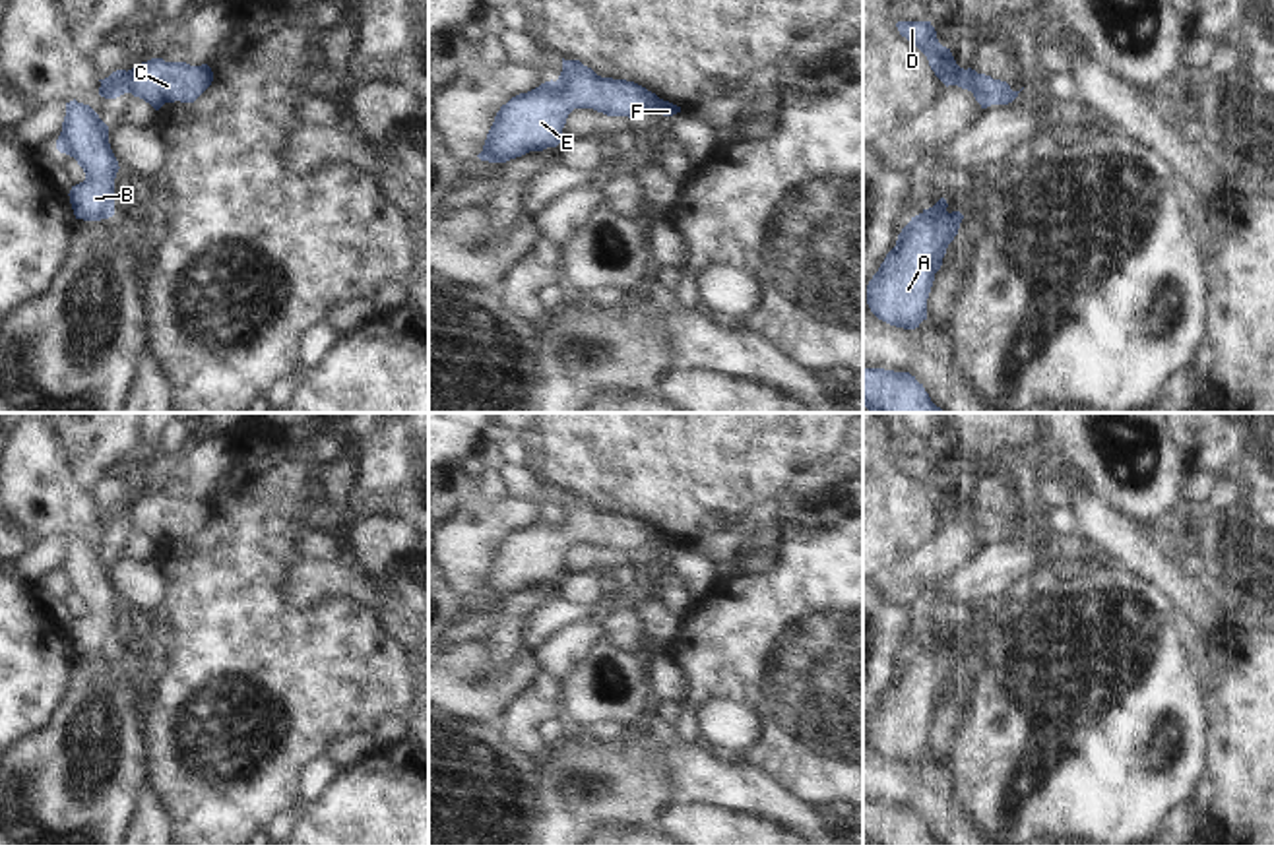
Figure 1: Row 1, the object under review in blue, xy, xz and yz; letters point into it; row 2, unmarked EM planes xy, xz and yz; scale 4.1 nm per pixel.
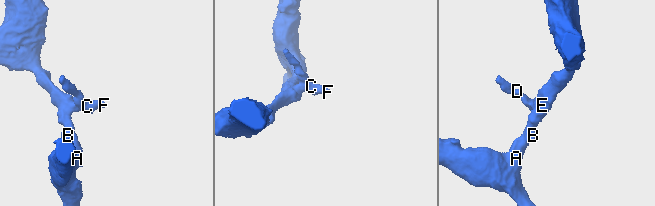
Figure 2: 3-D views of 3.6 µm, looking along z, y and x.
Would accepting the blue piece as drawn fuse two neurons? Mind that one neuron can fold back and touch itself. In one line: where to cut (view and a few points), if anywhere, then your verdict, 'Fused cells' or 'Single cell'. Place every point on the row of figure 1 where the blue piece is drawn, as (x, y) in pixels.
No split. Single cell.

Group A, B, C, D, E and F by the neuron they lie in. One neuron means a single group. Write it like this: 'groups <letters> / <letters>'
groups A B C D E F

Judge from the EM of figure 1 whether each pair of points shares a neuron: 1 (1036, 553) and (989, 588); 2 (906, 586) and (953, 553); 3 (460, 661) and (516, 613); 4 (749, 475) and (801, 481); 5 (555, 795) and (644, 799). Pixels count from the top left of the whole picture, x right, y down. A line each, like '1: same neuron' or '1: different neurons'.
1: same neuron
2: same neuron
3: different neurons
4: different neurons
5: same neuron

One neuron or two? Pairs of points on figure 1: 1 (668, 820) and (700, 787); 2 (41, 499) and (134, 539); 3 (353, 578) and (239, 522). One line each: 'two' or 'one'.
1: two
2: one
3: two

